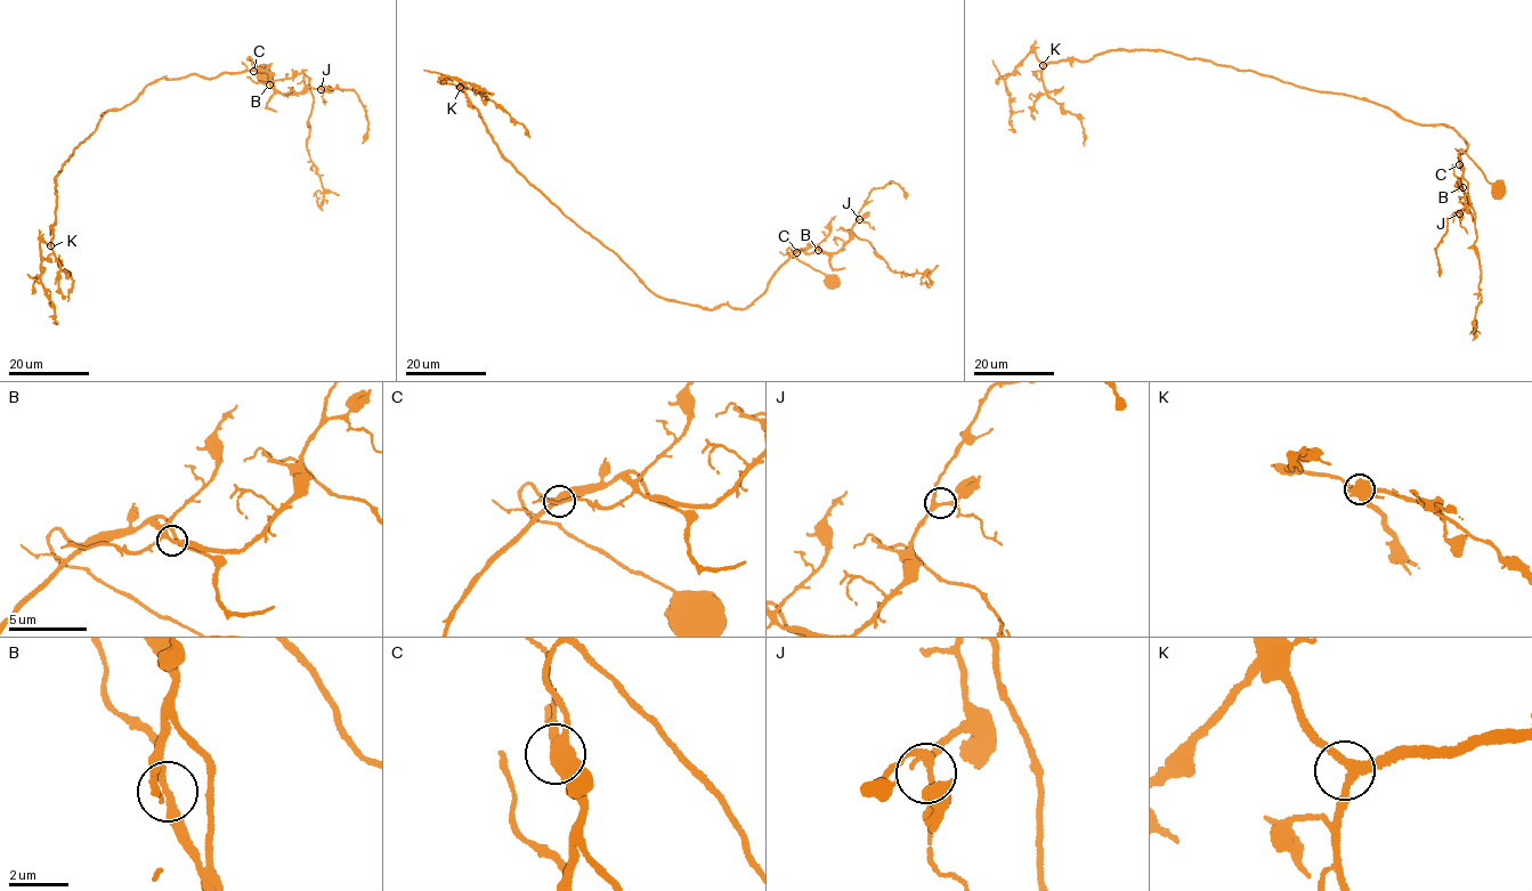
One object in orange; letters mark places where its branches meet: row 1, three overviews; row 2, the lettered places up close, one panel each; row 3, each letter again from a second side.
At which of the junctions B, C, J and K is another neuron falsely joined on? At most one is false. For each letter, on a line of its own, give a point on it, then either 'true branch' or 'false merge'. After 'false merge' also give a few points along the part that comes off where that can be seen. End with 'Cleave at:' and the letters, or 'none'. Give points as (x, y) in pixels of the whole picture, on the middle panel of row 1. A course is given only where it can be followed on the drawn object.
B: (818, 250) | true branch
C: (796, 252) | true branch
J: (859, 219) | true branch
K: (460, 87) | true branch
Cleave at: none

